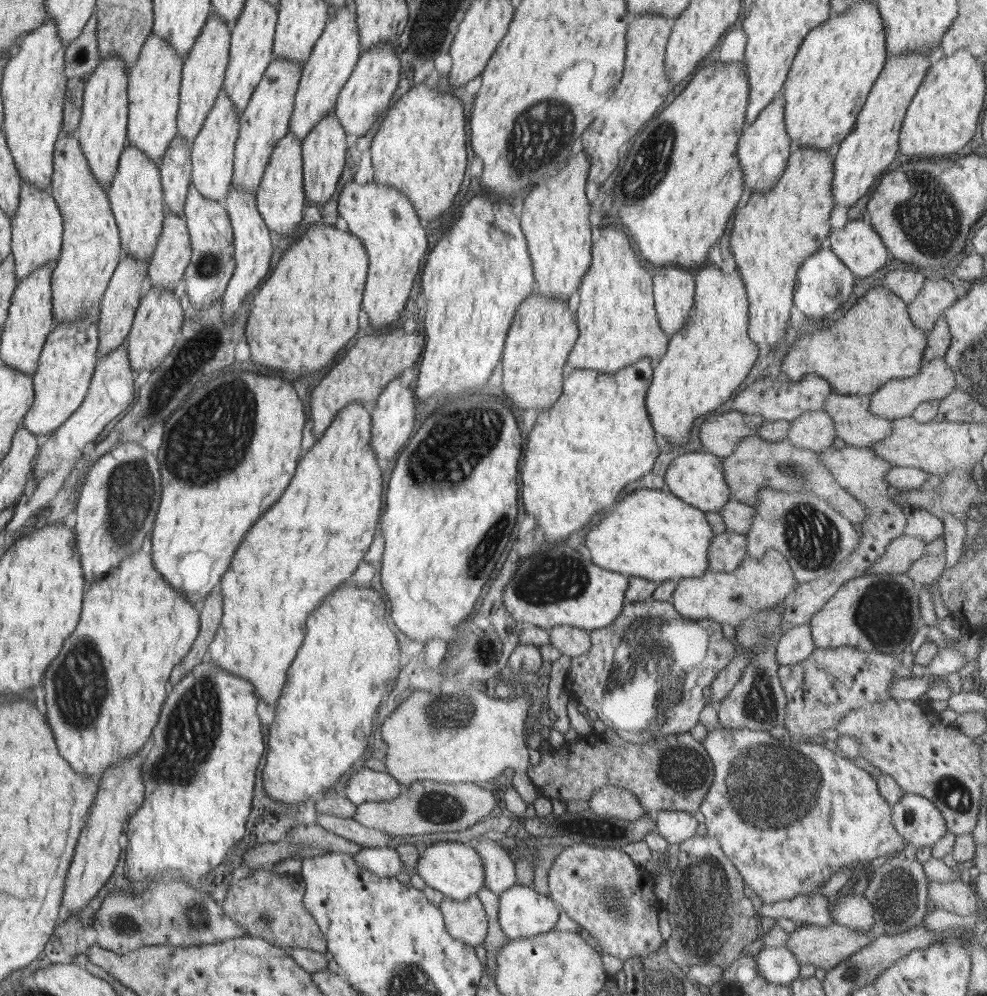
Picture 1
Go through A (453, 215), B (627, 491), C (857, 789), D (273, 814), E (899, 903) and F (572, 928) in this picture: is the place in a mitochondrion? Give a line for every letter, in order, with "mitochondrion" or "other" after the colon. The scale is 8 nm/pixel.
A: other
B: other
C: other
D: other
E: mitochondrion
F: other

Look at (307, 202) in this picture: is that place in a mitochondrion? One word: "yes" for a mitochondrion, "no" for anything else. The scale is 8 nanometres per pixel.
no

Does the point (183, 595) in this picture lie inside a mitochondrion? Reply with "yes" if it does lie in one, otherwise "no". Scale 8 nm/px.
no

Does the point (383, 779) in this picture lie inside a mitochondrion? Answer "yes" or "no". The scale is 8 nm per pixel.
no

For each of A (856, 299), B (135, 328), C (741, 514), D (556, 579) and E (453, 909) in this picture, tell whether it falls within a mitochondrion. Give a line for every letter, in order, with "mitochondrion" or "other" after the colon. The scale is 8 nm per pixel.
A: other
B: other
C: other
D: mitochondrion
E: other

